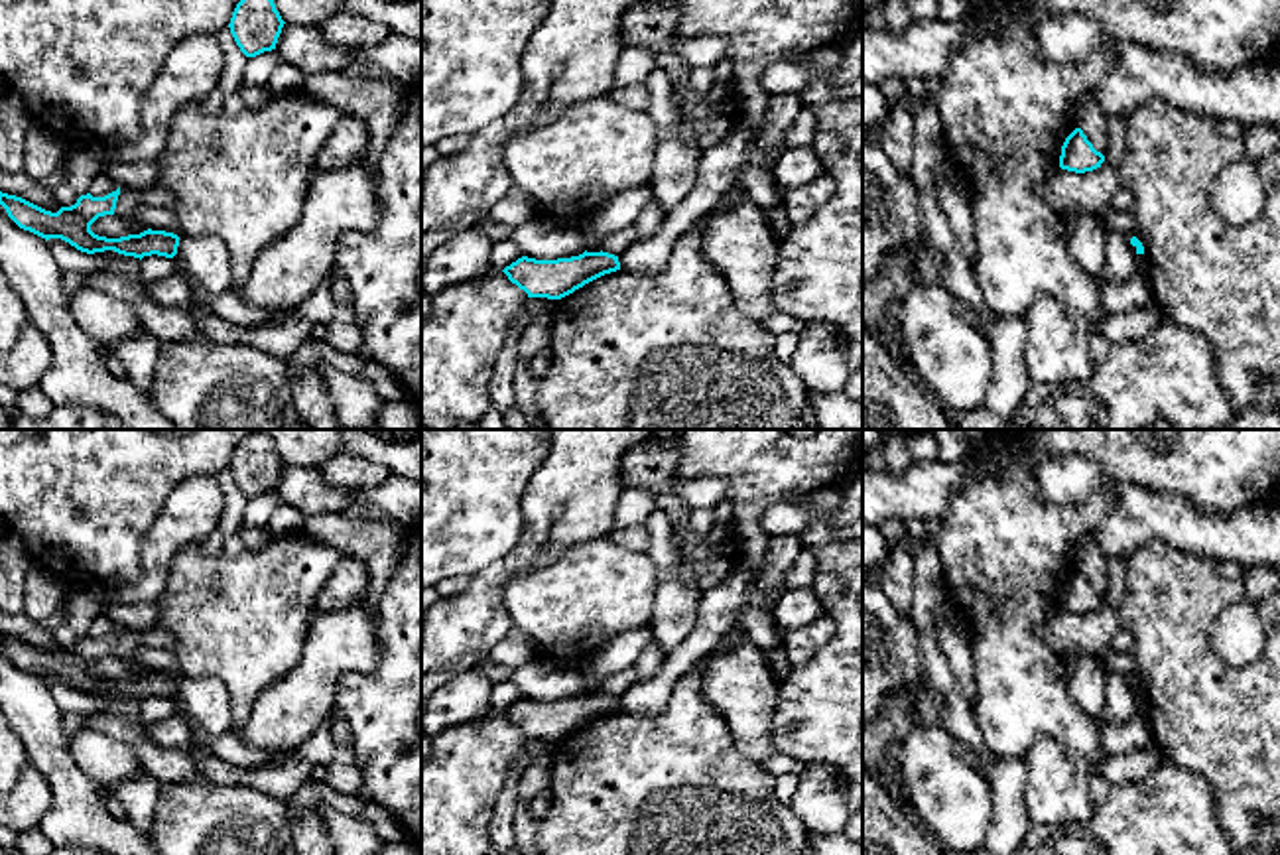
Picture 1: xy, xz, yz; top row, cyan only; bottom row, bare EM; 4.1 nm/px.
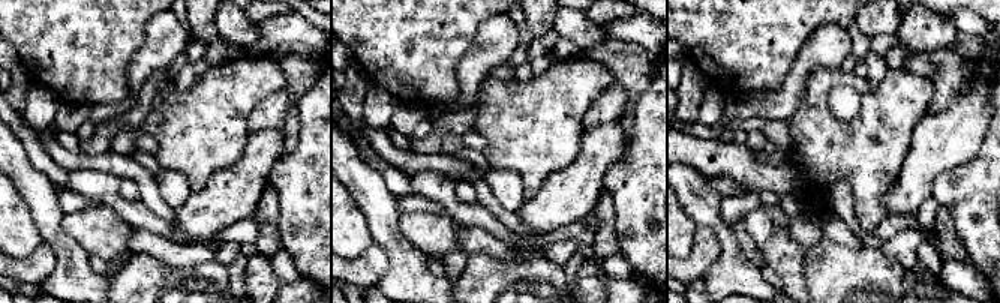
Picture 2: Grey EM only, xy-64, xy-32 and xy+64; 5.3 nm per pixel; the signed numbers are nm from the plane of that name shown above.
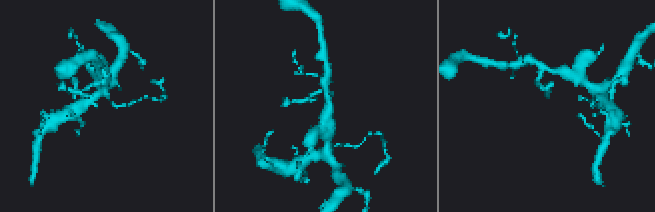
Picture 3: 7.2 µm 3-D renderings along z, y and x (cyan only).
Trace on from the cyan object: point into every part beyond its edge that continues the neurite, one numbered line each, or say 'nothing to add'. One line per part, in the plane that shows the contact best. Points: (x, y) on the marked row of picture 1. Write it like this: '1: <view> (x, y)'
nothing to add

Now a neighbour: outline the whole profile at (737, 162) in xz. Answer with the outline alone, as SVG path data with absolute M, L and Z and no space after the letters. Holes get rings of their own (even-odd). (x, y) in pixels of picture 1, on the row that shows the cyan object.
M733 122L727 138L705 150L699 179L691 193L672 211L652 236L638 238L620 258L620 270L646 276L660 274L677 238L697 225L733 187L764 209L780 203L774 162L756 144L756 132Z

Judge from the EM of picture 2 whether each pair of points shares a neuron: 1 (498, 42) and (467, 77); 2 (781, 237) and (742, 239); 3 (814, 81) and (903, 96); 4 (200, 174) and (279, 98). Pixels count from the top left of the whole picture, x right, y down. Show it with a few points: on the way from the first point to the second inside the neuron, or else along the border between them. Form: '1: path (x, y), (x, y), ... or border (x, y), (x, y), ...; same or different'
1: path (489, 51), (474, 68); same
2: border (759, 248), (766, 264); different
3: path (837, 80), (852, 80), (870, 96), (880, 96); same
4: border (264, 98), (249, 116), (248, 132); different

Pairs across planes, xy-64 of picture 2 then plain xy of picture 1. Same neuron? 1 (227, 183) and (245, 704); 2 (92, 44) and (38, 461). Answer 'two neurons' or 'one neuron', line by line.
1: two neurons
2: one neuron

